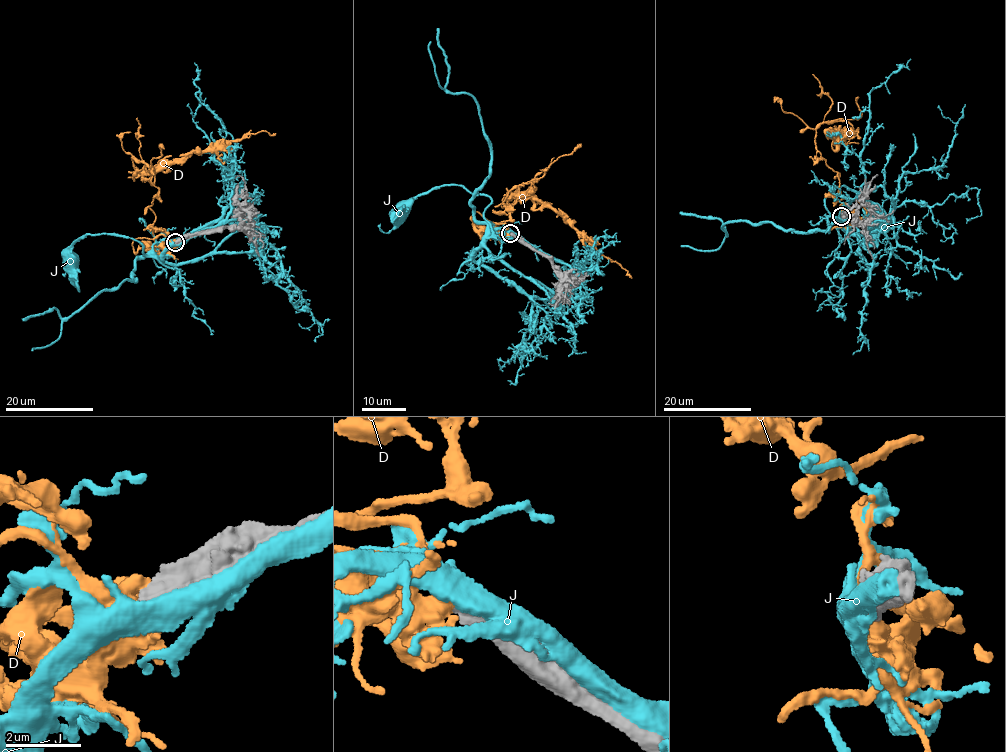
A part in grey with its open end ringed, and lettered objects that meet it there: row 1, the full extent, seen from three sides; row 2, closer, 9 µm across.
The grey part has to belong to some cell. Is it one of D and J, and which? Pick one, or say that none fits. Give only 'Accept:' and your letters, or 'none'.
Accept: none

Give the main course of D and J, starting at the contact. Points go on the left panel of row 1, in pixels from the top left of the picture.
D: (176, 241), (149, 245), (162, 230), (149, 207), (158, 192), (133, 157), (154, 173), (276, 133)
J: (178, 242), (159, 256), (149, 257), (136, 240), (87, 233), (70, 249), (76, 258), (73, 262)

